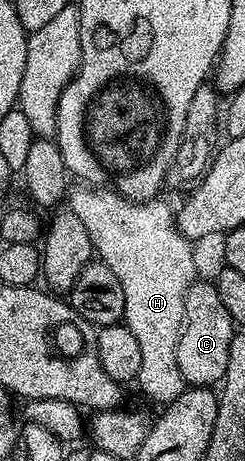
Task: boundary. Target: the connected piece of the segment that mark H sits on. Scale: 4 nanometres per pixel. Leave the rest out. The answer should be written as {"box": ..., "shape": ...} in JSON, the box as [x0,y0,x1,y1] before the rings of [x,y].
{"box":[66,183,198,406],"shape":[[[84,183],[77,186],[77,189],[76,186],[69,188],[66,194],[67,208],[72,209],[78,219],[82,219],[92,240],[93,250],[98,254],[99,260],[110,267],[114,275],[118,275],[118,283],[122,283],[122,295],[126,295],[123,324],[134,331],[134,339],[138,339],[138,348],[142,354],[142,367],[138,367],[135,384],[140,385],[141,391],[150,400],[157,401],[157,406],[169,405],[186,388],[182,371],[178,371],[178,339],[184,322],[186,291],[198,277],[192,255],[193,242],[183,237],[176,228],[173,206],[168,206],[161,199],[137,203],[104,187],[89,187]]]}

